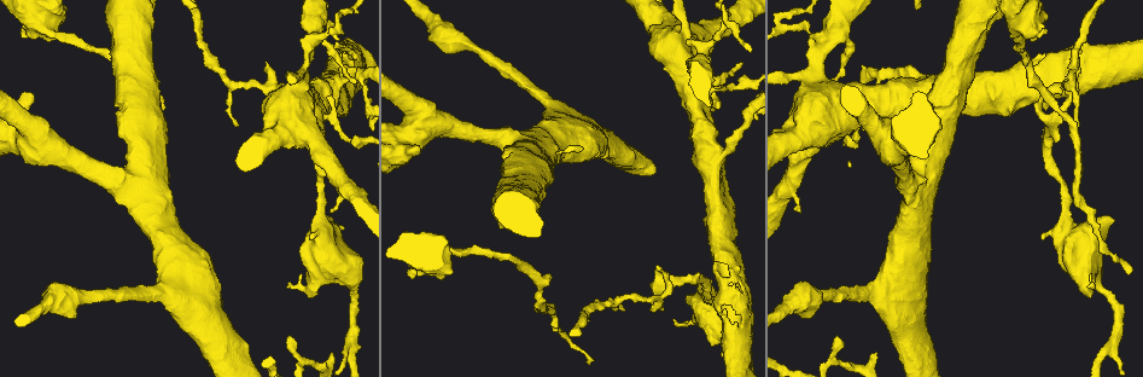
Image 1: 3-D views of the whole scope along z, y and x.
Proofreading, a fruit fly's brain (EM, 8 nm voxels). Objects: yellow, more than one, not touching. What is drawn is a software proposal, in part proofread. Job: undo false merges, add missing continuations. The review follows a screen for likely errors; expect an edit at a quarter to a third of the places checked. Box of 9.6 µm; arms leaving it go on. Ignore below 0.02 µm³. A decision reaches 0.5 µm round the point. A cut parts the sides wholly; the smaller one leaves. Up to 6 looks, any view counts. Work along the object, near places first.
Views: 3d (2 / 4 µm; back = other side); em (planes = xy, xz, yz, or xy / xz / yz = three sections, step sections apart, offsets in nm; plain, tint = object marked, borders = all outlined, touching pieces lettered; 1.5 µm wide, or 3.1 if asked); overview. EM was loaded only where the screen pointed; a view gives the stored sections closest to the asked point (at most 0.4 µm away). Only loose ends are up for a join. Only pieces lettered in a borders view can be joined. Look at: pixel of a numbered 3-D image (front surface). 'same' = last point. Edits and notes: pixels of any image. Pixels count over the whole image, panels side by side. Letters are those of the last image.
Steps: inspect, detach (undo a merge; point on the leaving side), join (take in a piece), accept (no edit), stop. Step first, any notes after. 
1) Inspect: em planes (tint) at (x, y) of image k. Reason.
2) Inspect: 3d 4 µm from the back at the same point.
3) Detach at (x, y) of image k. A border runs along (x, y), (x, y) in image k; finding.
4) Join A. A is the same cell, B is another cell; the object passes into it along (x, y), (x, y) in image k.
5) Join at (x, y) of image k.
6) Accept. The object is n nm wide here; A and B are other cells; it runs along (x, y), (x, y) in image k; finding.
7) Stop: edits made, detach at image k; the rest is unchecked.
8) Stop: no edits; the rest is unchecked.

Inspect: em planes (borders) at (883, 77) of image 1. Abrupt turn.

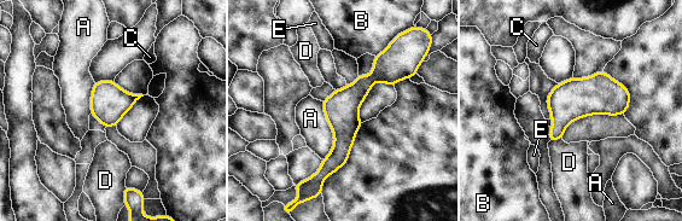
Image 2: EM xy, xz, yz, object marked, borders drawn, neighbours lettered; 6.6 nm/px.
Accept. A, B, C, D and E are other cells; it runs along (385, 54), (318, 180) in image 2; continuous, no second cell.

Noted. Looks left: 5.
Inspect: 3d 4 µm at (649, 308) of image 1. Free end.

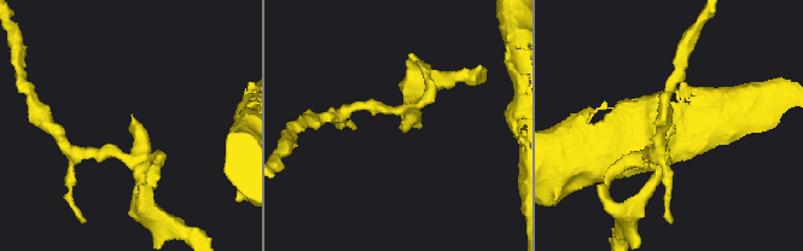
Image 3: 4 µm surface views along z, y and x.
Inspect: em planes (borders) at (402, 119) of image 3. Need the tissue.

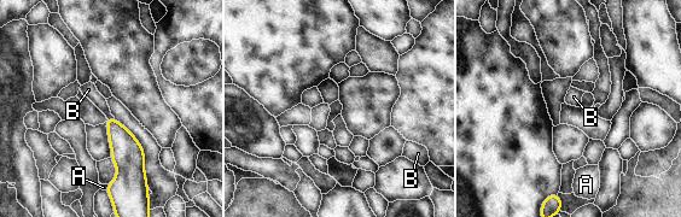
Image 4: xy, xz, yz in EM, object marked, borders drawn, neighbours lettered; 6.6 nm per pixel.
Accept. A and B are other cells; a border runs along (106, 117), (114, 118) in image 4; no lettered piece goes on from it.

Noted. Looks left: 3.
Stop: no edits; the rest is unchecked.

